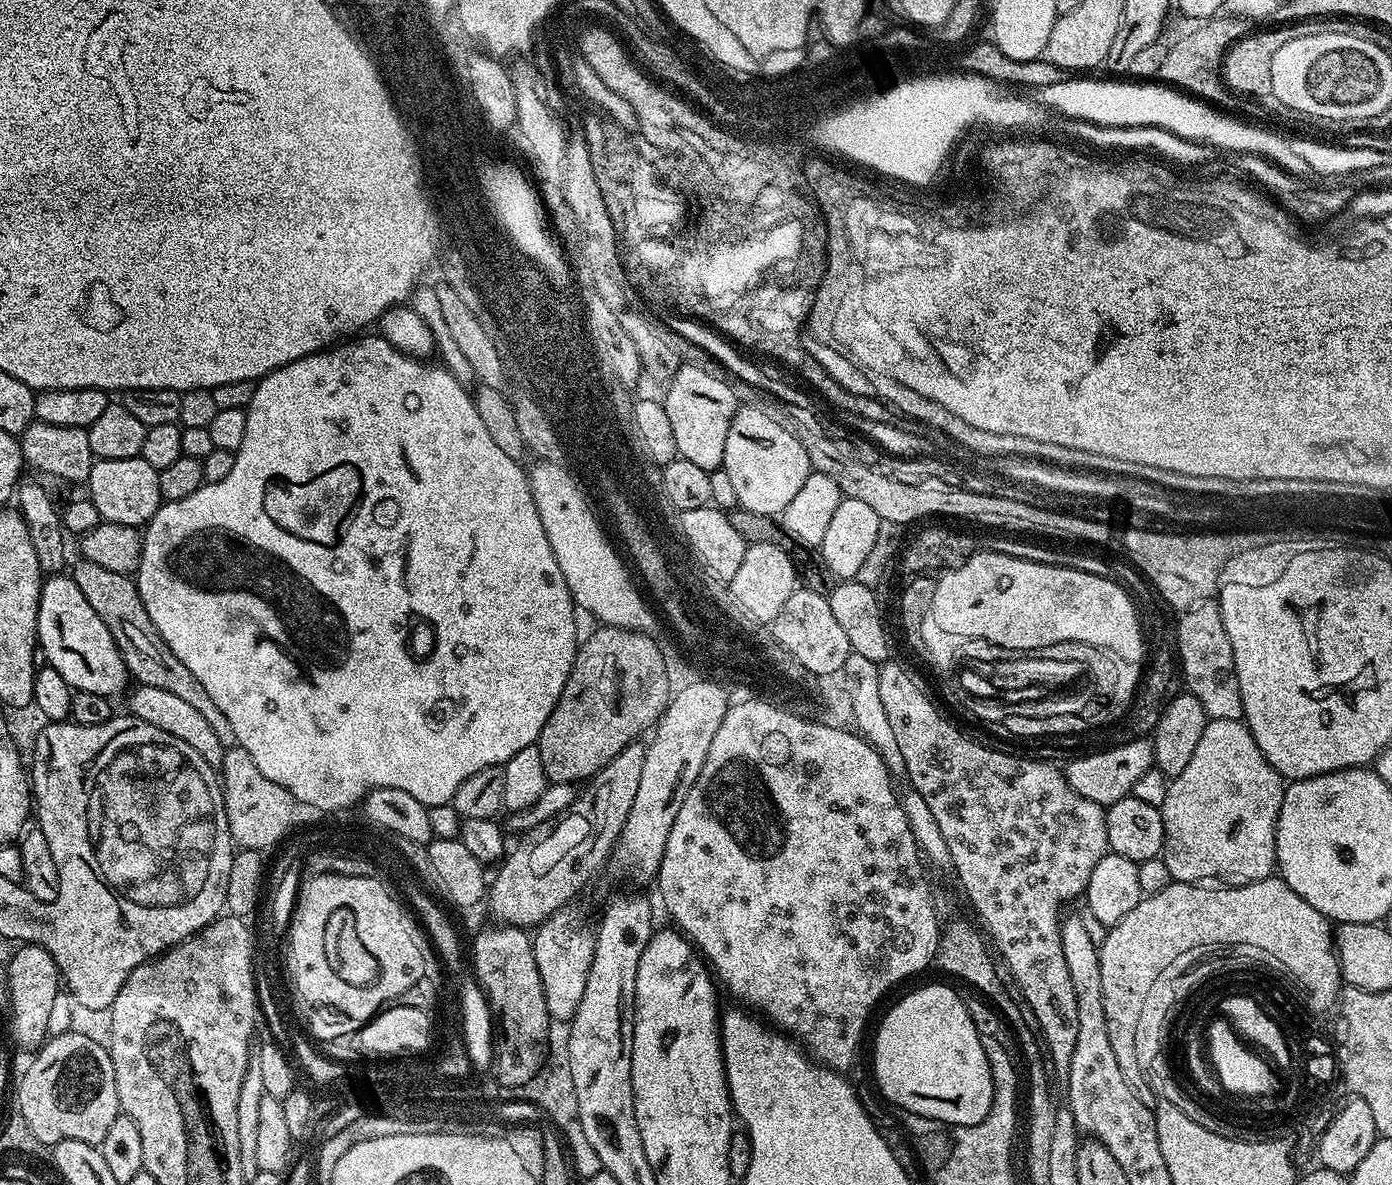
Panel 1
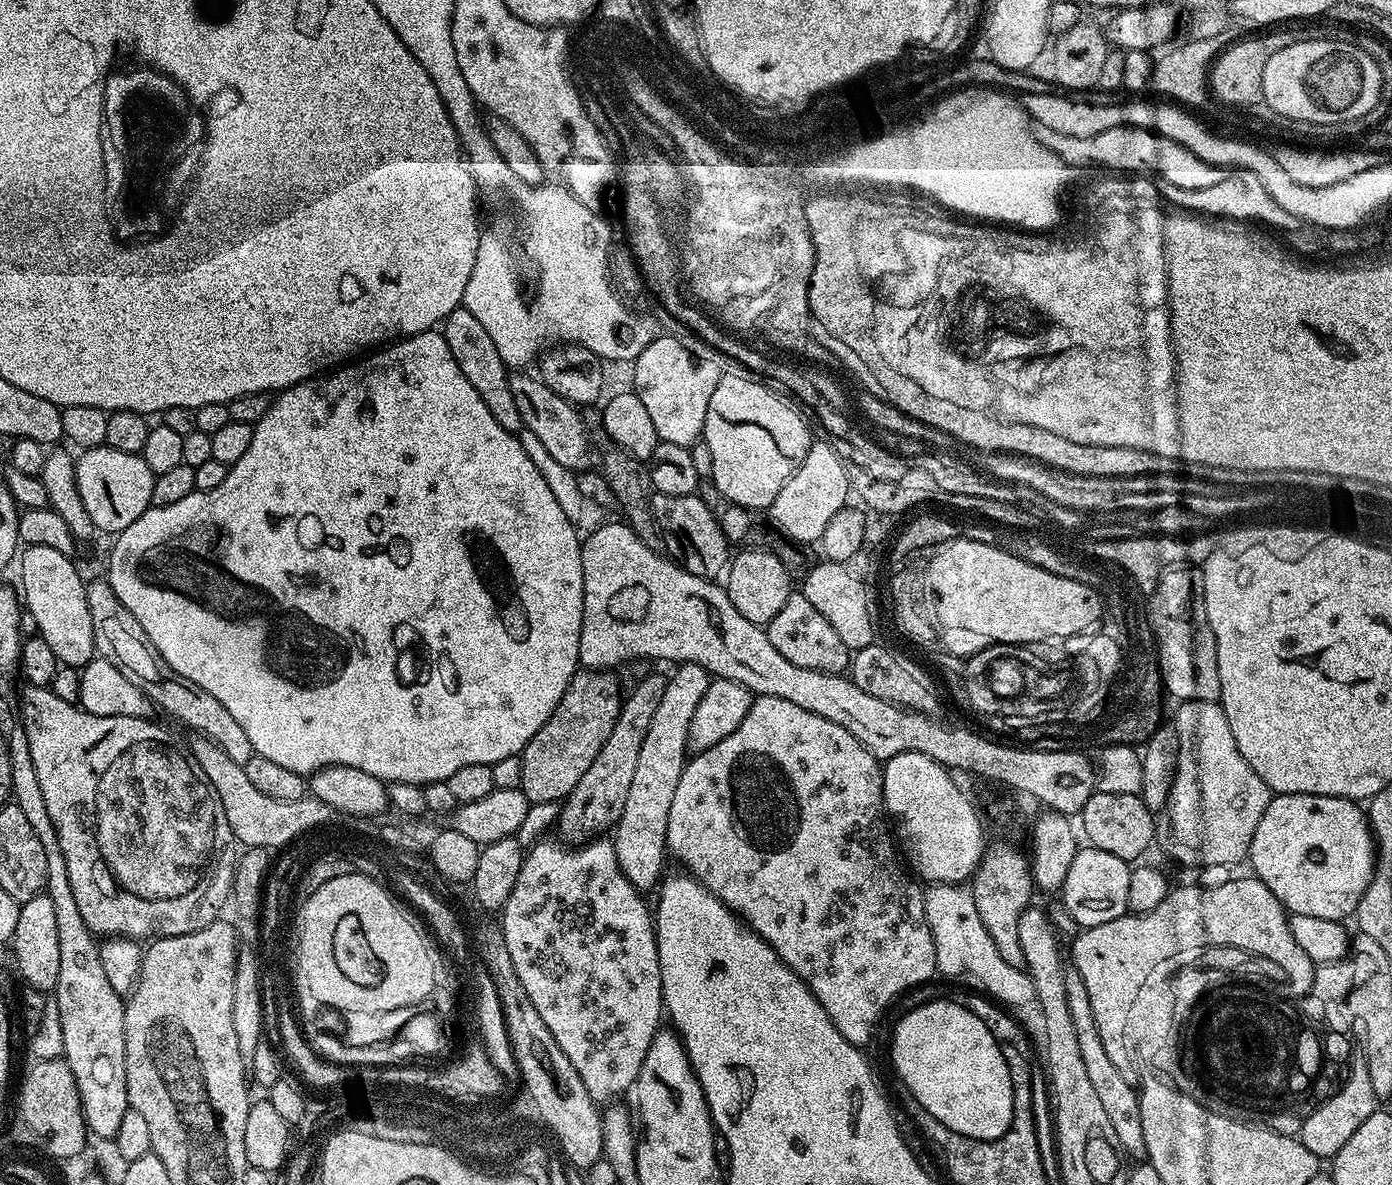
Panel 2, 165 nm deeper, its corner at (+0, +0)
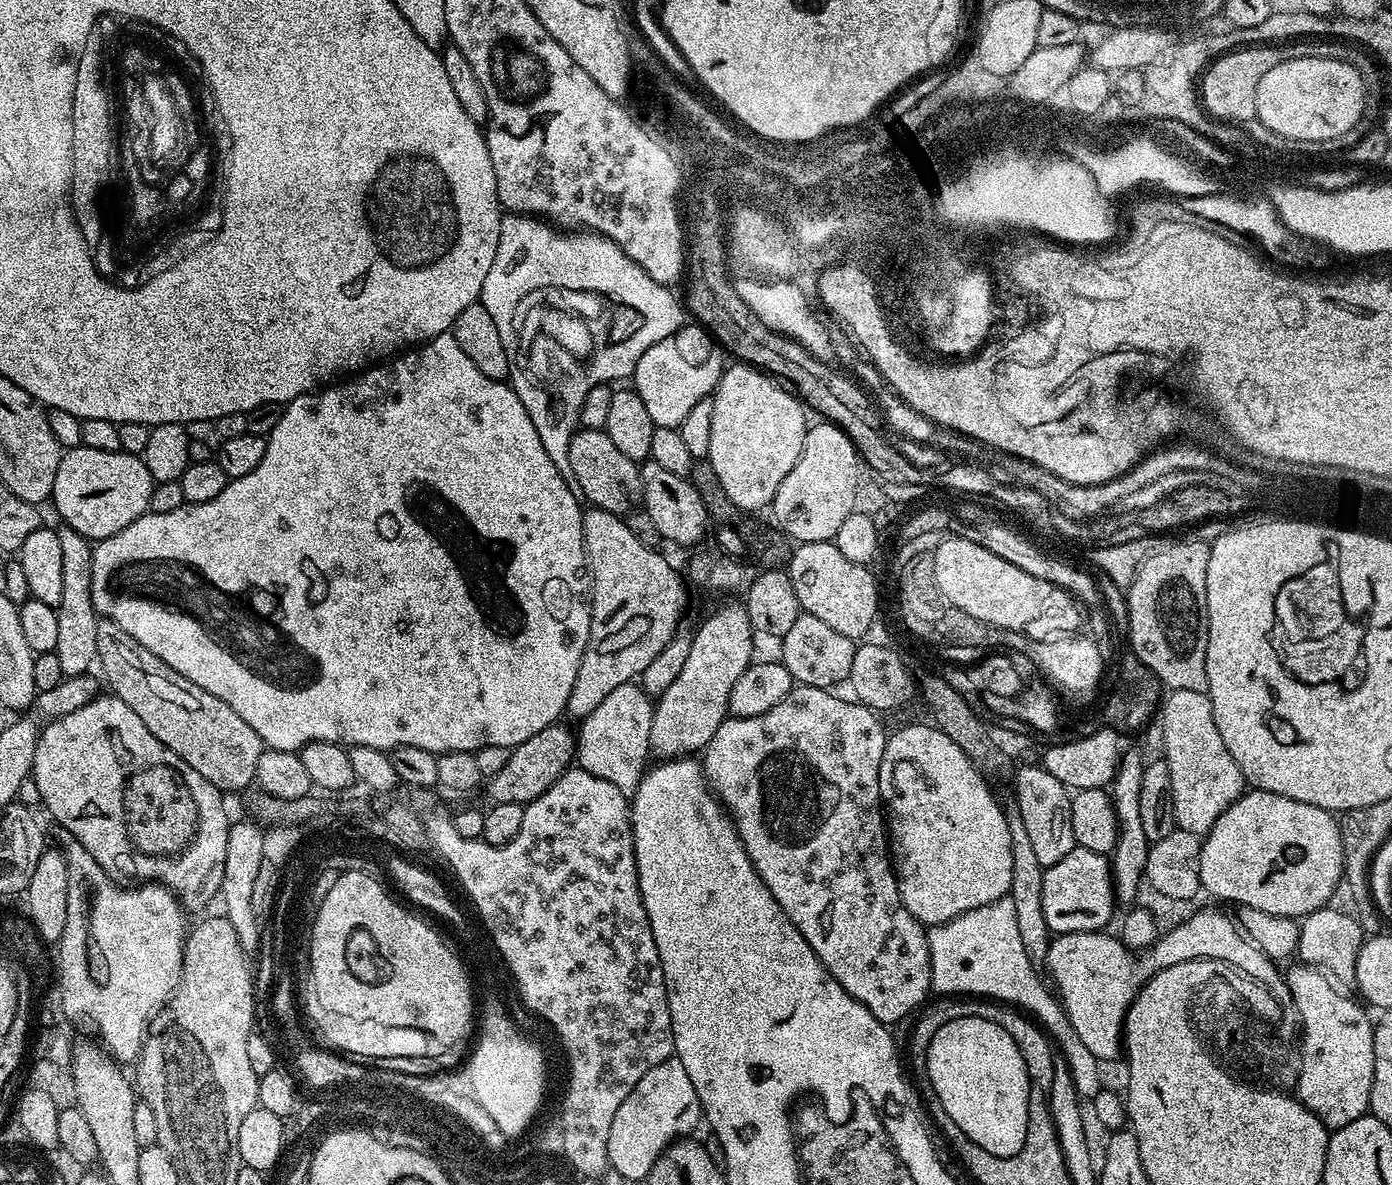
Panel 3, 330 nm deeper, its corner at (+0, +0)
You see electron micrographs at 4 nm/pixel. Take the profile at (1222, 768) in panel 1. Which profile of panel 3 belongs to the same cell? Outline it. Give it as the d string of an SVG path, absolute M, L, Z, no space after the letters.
M1171 689L1163 697L1162 703L1158 709L1158 724L1160 720L1160 736L1164 739L1164 752L1162 752L1162 759L1170 766L1170 786L1174 794L1174 818L1176 819L1177 829L1182 831L1190 831L1194 835L1203 837L1214 826L1214 822L1218 822L1218 818L1227 808L1233 804L1239 796L1244 795L1246 791L1246 781L1244 775L1240 772L1238 762L1234 762L1234 758L1230 758L1230 750L1226 750L1226 742L1222 742L1222 734L1218 734L1218 726L1214 726L1214 710L1212 703L1208 697L1207 692L1199 692L1198 690L1178 690Z

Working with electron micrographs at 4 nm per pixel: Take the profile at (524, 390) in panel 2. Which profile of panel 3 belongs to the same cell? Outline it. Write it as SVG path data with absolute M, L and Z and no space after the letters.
M580 428L570 442L570 470L572 480L583 497L593 508L612 512L618 517L627 517L628 513L641 507L644 495L640 481L640 464L626 458L614 442L599 428Z

